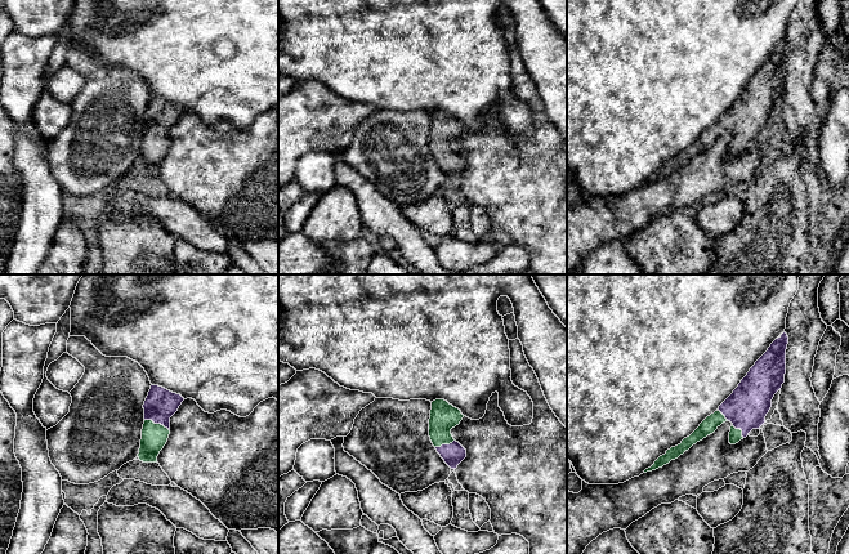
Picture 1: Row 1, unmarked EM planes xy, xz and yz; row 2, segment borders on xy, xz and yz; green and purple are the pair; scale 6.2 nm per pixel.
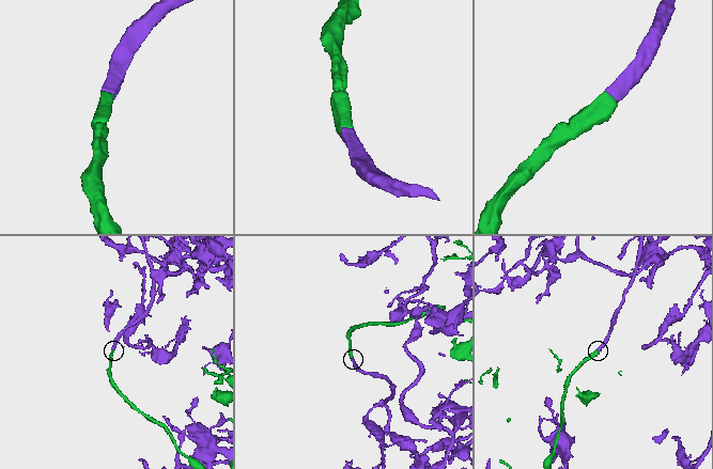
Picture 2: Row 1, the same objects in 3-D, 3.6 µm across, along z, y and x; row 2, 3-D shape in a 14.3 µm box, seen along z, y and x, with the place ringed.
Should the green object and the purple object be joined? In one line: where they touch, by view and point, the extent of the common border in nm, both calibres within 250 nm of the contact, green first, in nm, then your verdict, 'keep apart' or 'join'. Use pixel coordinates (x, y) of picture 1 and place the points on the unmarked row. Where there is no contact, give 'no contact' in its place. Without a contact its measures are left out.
xy (157, 135) | 180 nm | 160/200 nm | join

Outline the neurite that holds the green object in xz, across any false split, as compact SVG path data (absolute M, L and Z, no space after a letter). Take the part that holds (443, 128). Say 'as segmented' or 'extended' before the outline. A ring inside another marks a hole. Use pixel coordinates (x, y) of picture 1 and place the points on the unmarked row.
extended; M447 112L432 113L429 148L437 164L451 180L456 180L466 169L466 161L451 146L451 140L459 137L463 129L461 122Z

